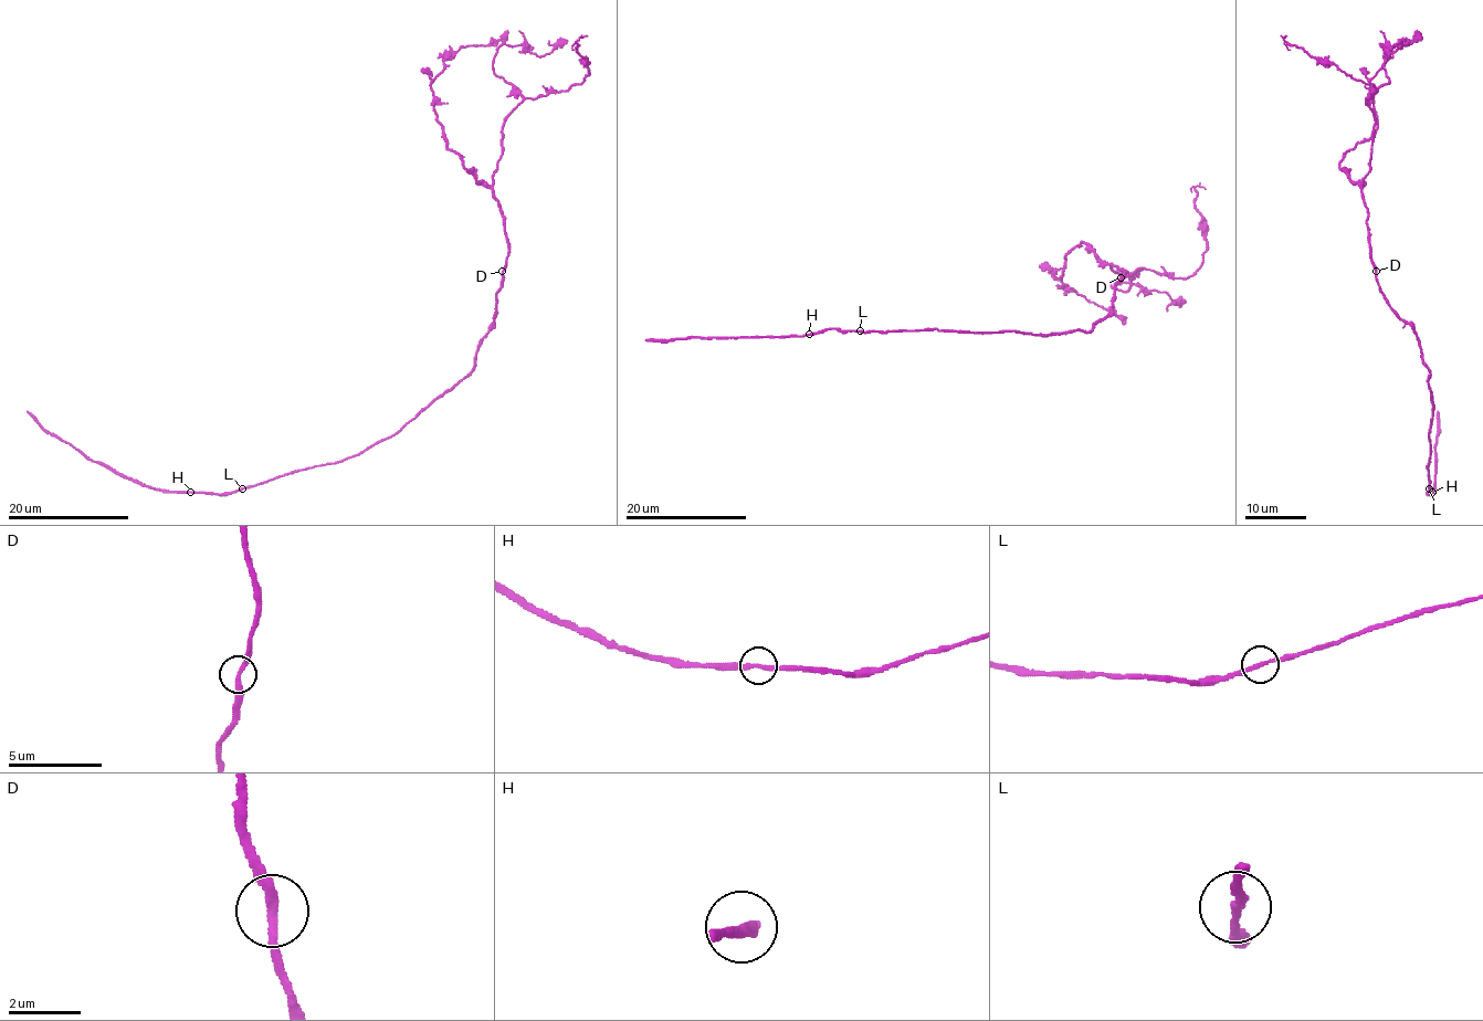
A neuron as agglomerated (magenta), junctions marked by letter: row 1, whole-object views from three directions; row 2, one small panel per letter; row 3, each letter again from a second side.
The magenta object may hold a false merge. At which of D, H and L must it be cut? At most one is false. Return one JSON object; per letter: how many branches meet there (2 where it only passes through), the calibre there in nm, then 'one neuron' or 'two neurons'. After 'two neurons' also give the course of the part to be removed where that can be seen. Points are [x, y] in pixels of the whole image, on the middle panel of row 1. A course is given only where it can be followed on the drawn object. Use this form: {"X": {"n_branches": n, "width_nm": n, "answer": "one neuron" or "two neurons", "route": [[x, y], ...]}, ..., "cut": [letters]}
{"D": {"n_branches": 2, "width_nm": 240, "answer": "one neuron"}, "H": {"n_branches": 2, "width_nm": 240, "answer": "one neuron"}, "L": {"n_branches": 2, "width_nm": 200, "answer": "one neuron"}, "cut": []}

